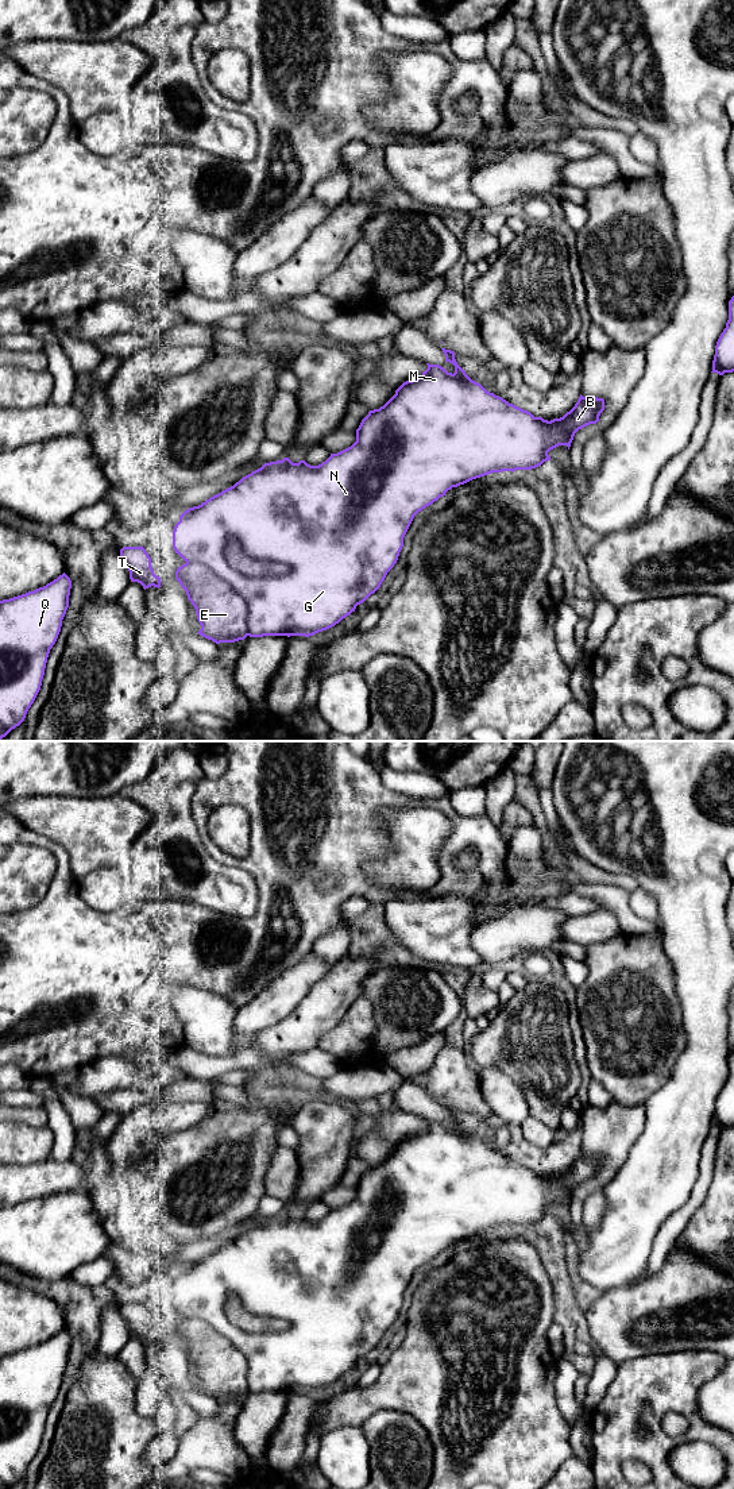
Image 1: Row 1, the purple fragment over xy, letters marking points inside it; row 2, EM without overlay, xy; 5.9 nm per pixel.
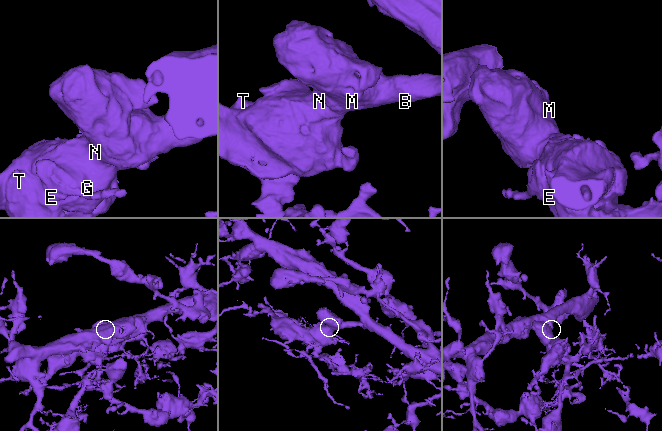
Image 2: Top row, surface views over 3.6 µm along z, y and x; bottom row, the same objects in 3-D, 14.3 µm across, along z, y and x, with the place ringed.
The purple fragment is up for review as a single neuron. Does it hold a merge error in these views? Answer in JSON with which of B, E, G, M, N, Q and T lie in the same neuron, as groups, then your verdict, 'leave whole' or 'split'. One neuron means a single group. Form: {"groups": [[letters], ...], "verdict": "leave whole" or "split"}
{"groups": [["B", "G", "M", "N", "Q"], ["E", "T"]], "verdict": "split"}

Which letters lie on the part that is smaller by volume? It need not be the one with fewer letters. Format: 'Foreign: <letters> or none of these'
Foreign: E, T

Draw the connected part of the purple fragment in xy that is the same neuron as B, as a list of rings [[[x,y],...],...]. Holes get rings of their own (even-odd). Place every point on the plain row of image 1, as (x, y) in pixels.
[[[441,1104],[445,1111],[445,1118],[455,1122],[455,1129],[448,1129],[439,1120],[428,1120],[428,1125],[416,1135],[403,1138],[395,1150],[379,1165],[370,1166],[362,1176],[356,1185],[356,1197],[331,1212],[318,1222],[310,1222],[305,1216],[293,1219],[289,1214],[282,1216],[264,1219],[260,1224],[243,1233],[233,1242],[223,1246],[221,1249],[210,1253],[198,1262],[189,1264],[179,1272],[179,1277],[173,1287],[173,1304],[186,1319],[200,1319],[210,1324],[217,1332],[228,1338],[247,1358],[248,1372],[247,1384],[250,1393],[263,1392],[313,1392],[318,1388],[327,1386],[343,1374],[355,1368],[356,1362],[363,1359],[371,1350],[374,1350],[385,1336],[387,1328],[394,1323],[398,1316],[399,1308],[403,1303],[403,1293],[414,1274],[414,1272],[432,1261],[440,1253],[444,1253],[448,1246],[464,1241],[472,1235],[484,1233],[491,1228],[515,1227],[515,1226],[532,1226],[541,1222],[544,1218],[550,1216],[548,1208],[559,1201],[567,1201],[568,1206],[573,1196],[575,1189],[599,1177],[600,1169],[604,1166],[603,1154],[588,1154],[580,1150],[575,1162],[560,1174],[550,1177],[542,1173],[534,1173],[530,1168],[524,1166],[513,1160],[509,1160],[502,1153],[487,1147],[480,1139],[472,1137],[465,1127],[457,1120],[455,1108]],[[236,1297],[242,1307],[258,1316],[274,1316],[289,1323],[289,1327],[279,1332],[251,1334],[236,1324],[233,1324],[225,1314],[225,1303]]]

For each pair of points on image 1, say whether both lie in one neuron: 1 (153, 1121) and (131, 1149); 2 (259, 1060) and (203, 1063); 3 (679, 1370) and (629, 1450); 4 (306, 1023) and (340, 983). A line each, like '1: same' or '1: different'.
1: same
2: same
3: same
4: same

